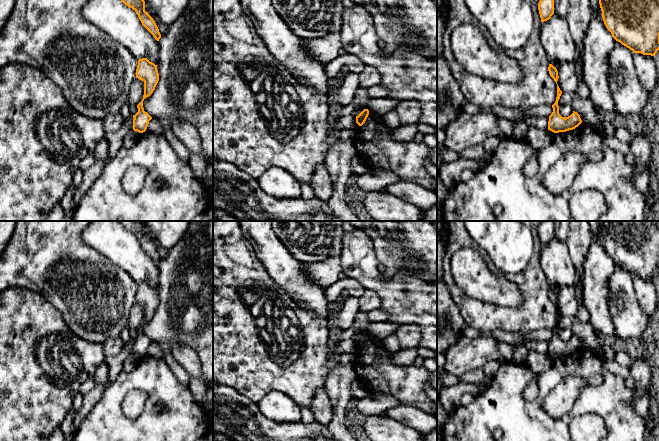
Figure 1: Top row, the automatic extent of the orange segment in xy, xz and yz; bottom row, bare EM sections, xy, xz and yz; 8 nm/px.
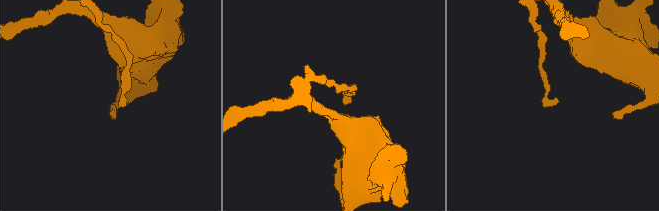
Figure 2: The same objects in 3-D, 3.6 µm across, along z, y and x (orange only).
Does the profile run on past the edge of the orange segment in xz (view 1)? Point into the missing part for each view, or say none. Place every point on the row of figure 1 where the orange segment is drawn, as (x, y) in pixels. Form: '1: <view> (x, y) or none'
1: none

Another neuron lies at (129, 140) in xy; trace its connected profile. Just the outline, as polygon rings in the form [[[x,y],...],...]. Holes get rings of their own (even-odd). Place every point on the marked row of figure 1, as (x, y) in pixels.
[[[134,130],[128,132],[123,139],[123,147],[131,148],[136,143],[136,140],[139,134],[140,134],[139,132]]]

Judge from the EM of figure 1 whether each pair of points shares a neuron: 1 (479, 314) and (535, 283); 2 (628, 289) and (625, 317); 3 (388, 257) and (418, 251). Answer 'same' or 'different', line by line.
1: same
2: same
3: same

